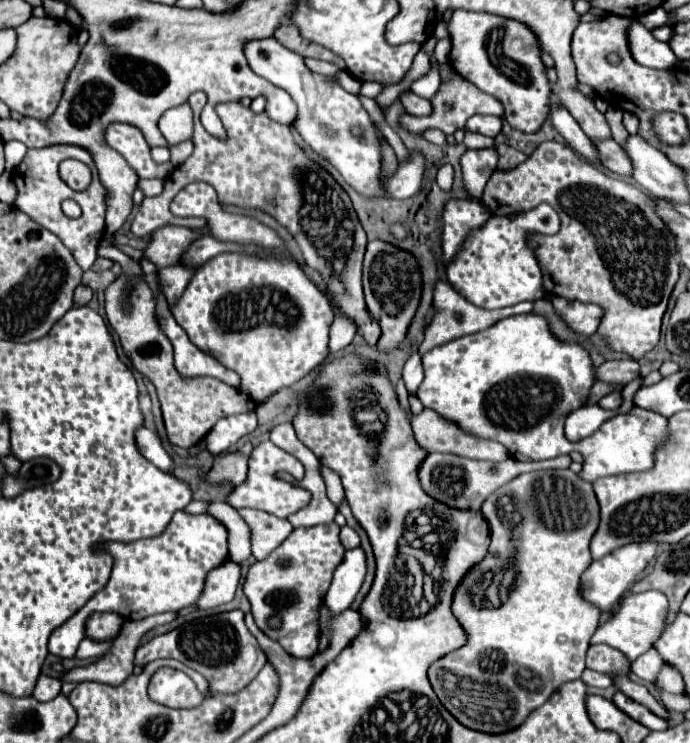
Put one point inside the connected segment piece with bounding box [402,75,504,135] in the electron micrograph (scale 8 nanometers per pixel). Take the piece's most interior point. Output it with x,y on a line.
457,101

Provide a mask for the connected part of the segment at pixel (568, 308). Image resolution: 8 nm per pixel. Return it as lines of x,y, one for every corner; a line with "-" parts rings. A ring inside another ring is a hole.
552,297
552,305
568,329
580,335
592,335
602,317
602,309
598,305
584,305
564,297

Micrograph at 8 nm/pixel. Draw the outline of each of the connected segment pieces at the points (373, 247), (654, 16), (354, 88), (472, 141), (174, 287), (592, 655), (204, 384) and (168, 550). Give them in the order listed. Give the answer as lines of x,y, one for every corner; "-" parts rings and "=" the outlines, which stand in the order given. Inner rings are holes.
370,241
364,257
364,295
368,311
382,329
376,349
382,353
390,353
406,339
408,327
422,299
422,271
418,259
410,251
404,251
388,241
=
660,7
660,9
654,9
652,13
646,13
644,19
640,19
640,23
648,29
654,29
654,27
662,27
668,23
668,13
=
342,71
342,73
338,73
338,75
334,75
340,83
342,83
342,87
346,89
346,91
350,91
350,93
354,93
354,95
360,95
360,81
356,79
356,77
352,77
348,71
=
466,131
466,137
464,137
464,145
468,149
490,149
494,147
494,139
492,137
484,137
484,135
472,135
=
172,265
172,267
160,269
160,277
164,281
164,293
166,293
170,305
176,305
176,301
184,293
192,273
194,273
192,269
184,269
182,265
=
592,645
588,649
586,667
600,671
600,673
606,673
606,675
612,675
616,689
620,689
630,699
646,705
652,713
668,719
668,711
664,707
660,707
660,703
648,693
648,689
640,687
638,683
634,683
630,679
628,657
624,653
620,653
618,649
610,647
610,645
=
120,273
120,277
106,287
106,317
112,329
118,333
122,349
130,357
132,365
154,383
162,405
168,441
172,445
188,449
200,439
204,439
218,419
254,411
254,403
246,393
242,393
240,389
232,389
230,385
218,379
180,375
174,367
172,343
156,325
154,303
154,293
148,285
142,283
140,277
128,277
=
176,511
164,533
132,543
116,545
110,555
114,557
112,577
106,587
96,593
80,613
70,617
56,633
52,633
48,649
56,657
74,657
80,641
86,637
86,621
94,613
116,613
124,619
138,621
164,611
180,611
194,605
206,585
212,569
228,559
228,529
212,515
190,515

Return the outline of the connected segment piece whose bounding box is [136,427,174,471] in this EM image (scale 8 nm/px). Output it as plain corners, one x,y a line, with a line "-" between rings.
142,427
142,429
138,431
136,443
138,443
140,453
142,453
150,463
154,463
158,469
162,469
162,471
172,471
172,469
174,469
172,457
166,453
160,437
158,437
154,431

